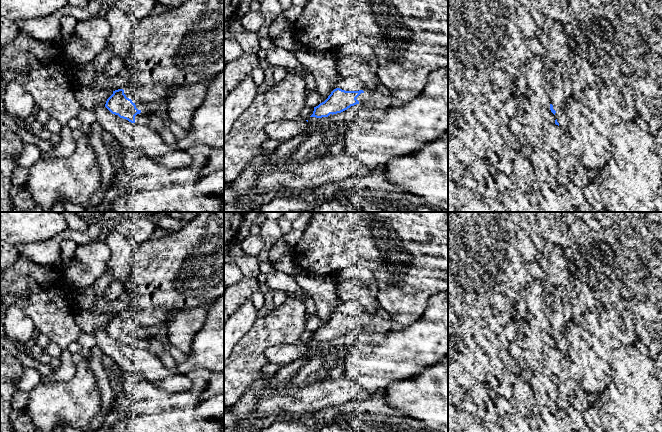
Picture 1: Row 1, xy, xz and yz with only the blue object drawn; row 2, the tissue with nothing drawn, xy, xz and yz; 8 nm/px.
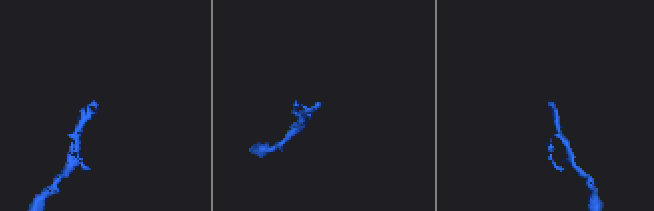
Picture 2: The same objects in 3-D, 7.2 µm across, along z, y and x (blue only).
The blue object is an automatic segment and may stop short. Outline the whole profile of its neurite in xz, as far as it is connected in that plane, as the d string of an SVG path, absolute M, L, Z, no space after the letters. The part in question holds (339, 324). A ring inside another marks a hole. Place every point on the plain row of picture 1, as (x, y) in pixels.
M336 312L324 326L314 331L313 338L310 341L328 341L330 338L341 337L356 328L362 328L369 332L385 333L400 330L403 326L391 319L382 318L378 313L345 315Z

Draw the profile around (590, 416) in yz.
M594 406L584 408L581 413L586 427L592 432L603 432L599 414Z

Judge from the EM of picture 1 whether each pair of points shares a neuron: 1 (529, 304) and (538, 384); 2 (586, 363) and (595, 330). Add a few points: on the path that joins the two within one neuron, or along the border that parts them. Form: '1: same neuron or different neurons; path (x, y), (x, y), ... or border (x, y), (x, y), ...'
1: same neuron; path (533, 324), (534, 364)
2: same neuron; path (586, 355), (586, 343), (591, 338)

